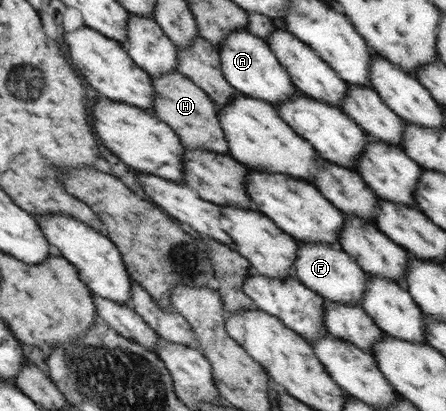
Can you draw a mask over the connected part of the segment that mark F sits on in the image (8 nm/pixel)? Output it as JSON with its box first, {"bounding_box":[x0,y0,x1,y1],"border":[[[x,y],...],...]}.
{"bounding_box":[293,241,367,306],"border":[[[297,241],[298,251],[293,263],[295,277],[305,287],[312,289],[317,295],[329,302],[360,306],[361,299],[366,293],[367,273],[340,247],[332,247],[318,242]]]}

